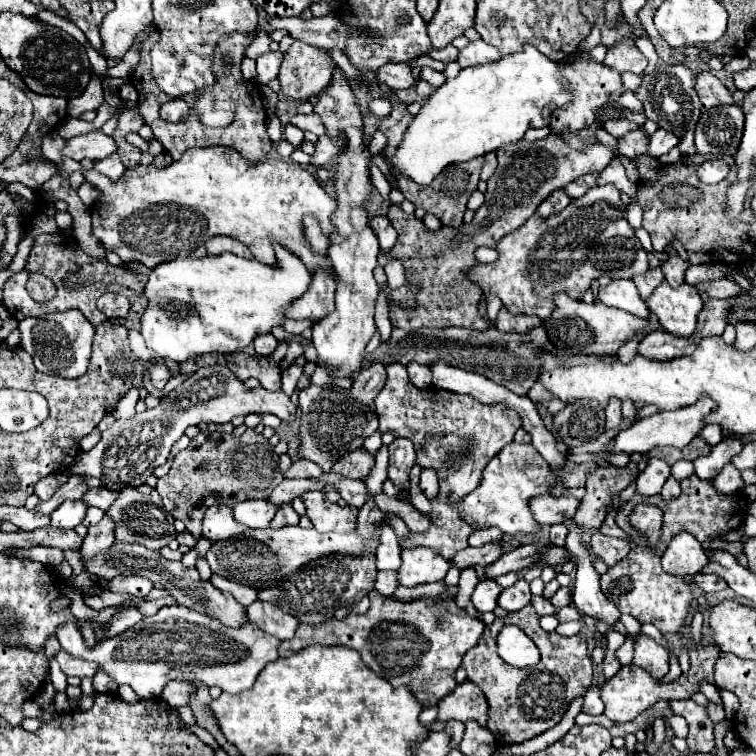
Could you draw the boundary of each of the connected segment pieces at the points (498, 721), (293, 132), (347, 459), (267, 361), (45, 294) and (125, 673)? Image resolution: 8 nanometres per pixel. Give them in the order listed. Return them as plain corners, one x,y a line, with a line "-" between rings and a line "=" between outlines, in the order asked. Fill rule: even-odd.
526,605
516,613
508,613
504,619
496,619
492,625
488,625
478,639
478,645
464,655
462,667
466,669
468,679
478,685
488,699
490,717
486,727
492,731
500,745
522,743
558,725
568,705
576,697
584,695
592,683
592,657
588,653
584,633
562,637
556,631
544,631
540,627
540,617
532,605
-
504,625
518,625
536,643
542,655
538,665
518,669
500,659
500,655
496,653
496,637
=
286,125
284,127
284,139
290,141
294,147
300,147
300,143
304,141
304,131
298,129
296,125
=
356,449
356,451
344,455
344,459
340,459
332,467
332,471
340,473
344,477
350,477
350,479
364,479
370,473
372,463
374,463
374,455
366,453
364,449
=
278,345
280,347
280,353
278,349
270,355
270,357
250,357
250,365
244,367
242,363
242,355
232,355
234,361
230,363
224,363
228,365
228,369
240,379
240,381
246,381
248,377
256,377
260,381
260,385
268,391
278,391
280,389
280,375
282,375
282,369
280,369
280,361
286,357
286,349
282,349
284,345
=
30,273
30,279
26,283
26,289
30,293
30,297
38,303
44,303
44,301
50,301
54,299
56,295
56,285
42,277
42,273
=
178,603
164,605
156,615
144,617
128,631
98,641
94,649
84,647
76,623
60,625
56,637
62,649
72,657
100,663
104,673
112,675
120,685
130,685
140,699
160,697
170,681
200,681
208,687
218,685
222,691
240,693
254,685
254,679
270,661
278,659
280,645
276,637
260,631
252,623
230,629
220,621

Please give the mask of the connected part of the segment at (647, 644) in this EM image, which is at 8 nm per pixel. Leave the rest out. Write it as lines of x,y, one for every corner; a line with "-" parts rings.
640,635
634,649
634,665
646,669
652,677
664,677
668,673
668,649
654,645
654,639

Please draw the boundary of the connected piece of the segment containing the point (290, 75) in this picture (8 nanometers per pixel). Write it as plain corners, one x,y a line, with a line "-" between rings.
294,41
278,71
280,93
292,101
316,97
332,77
334,59
326,49

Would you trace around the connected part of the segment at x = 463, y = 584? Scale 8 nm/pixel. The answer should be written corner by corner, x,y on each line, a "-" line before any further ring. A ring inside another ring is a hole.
466,568
461,571
458,583
458,595
456,595
456,603
458,603
458,607
466,609
470,615
472,615
472,611
476,611
476,609
472,607
470,597
472,597
472,591
476,589
476,585
478,585
478,583
480,583
480,579
478,579
474,568

